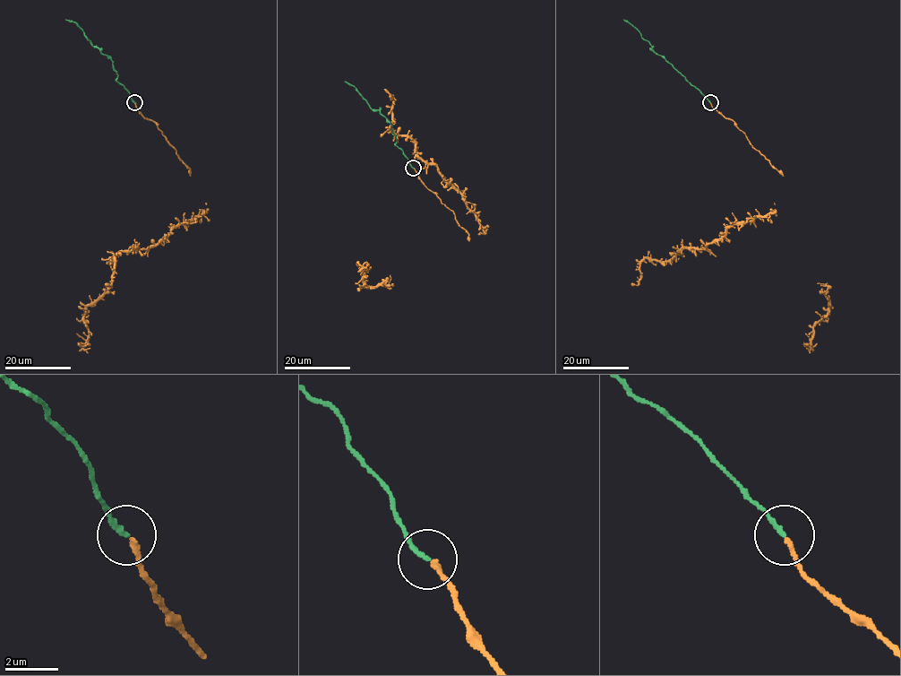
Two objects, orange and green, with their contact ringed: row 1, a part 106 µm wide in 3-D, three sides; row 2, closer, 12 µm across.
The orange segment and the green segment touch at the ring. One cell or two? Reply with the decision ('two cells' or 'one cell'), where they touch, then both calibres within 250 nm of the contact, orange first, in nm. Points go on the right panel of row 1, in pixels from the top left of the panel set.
one cell; place (710, 102); calibres 180 and 190 nm

